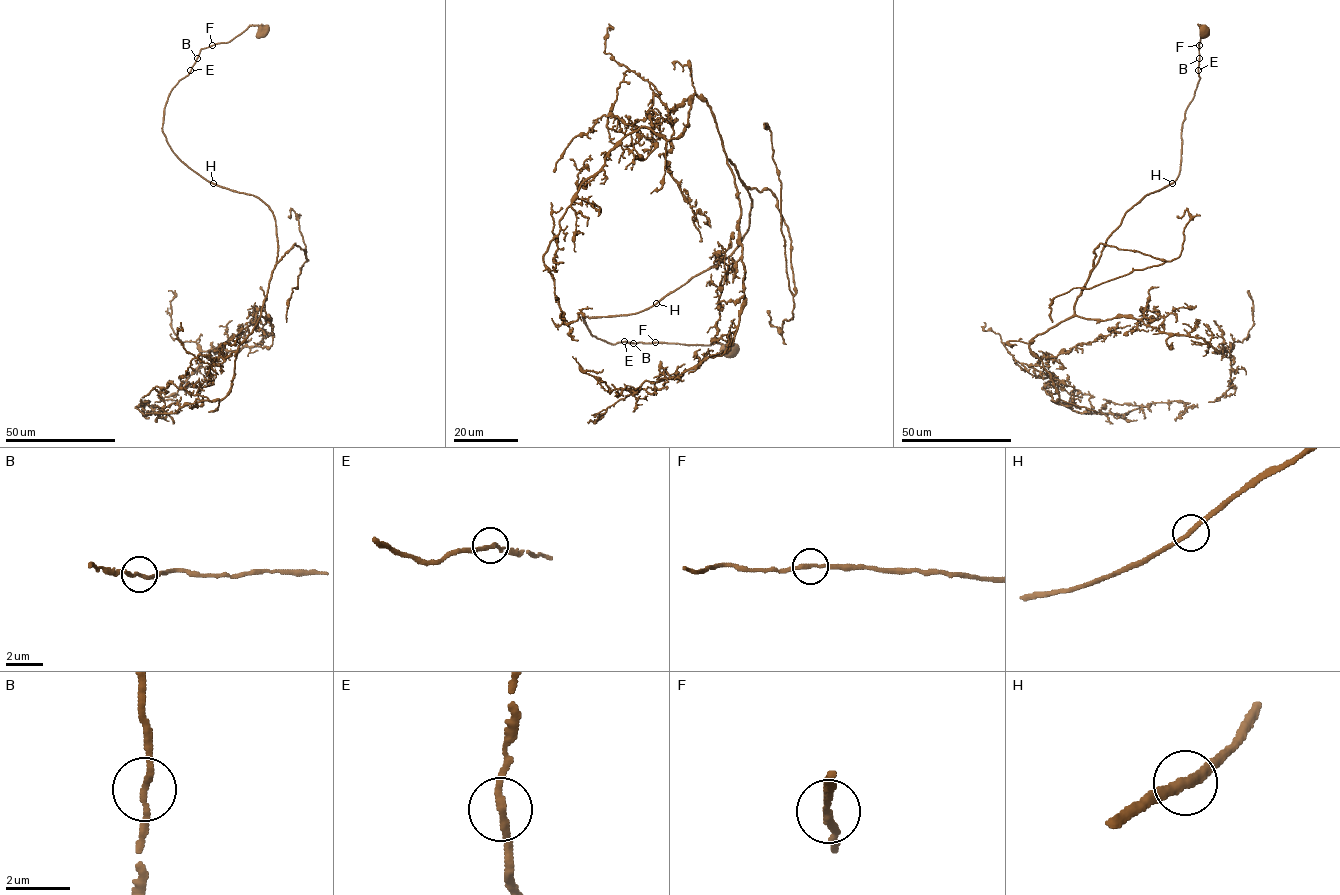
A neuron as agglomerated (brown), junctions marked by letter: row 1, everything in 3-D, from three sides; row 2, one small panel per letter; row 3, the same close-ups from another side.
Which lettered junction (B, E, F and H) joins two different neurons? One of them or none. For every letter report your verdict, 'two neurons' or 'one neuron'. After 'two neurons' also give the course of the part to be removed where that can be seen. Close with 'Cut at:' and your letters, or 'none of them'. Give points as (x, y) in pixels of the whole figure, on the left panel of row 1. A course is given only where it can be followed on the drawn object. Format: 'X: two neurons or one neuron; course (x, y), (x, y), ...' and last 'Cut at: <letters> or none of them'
B: one neuron
E: one neuron
F: one neuron
H: one neuron
Cut at: none of them

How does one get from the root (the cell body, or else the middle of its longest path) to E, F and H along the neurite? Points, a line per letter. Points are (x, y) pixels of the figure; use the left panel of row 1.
E: (263, 31), (257, 26), (249, 26), (229, 42), (202, 48), (191, 70)
F: (263, 31), (257, 26), (249, 26), (229, 42), (212, 45)
H: (263, 31), (249, 26), (229, 42), (202, 48), (165, 105), (162, 132), (172, 151), (213, 183)

